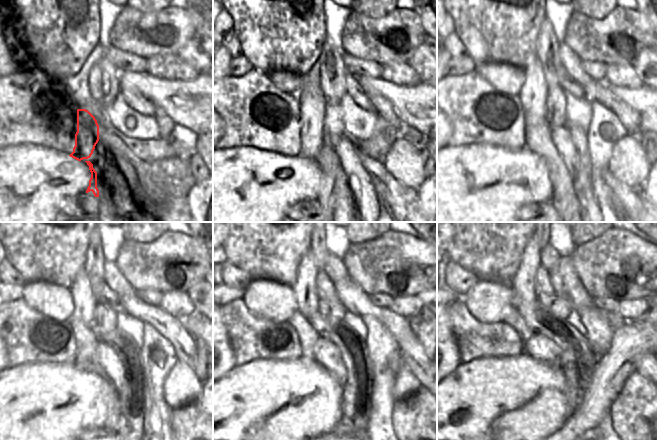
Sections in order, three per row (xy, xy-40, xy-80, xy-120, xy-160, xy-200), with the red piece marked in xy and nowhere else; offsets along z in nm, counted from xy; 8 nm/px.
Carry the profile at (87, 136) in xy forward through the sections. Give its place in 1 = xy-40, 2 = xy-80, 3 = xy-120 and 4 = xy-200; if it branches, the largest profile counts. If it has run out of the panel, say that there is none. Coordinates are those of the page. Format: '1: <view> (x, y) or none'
1: xy-40 (311, 101)
2: xy-80 (533, 95)
3: xy-120 (84, 300)
4: xy-200 (523, 283)

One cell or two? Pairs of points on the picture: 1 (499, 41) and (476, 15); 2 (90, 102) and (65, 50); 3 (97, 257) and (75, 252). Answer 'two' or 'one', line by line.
1: one
2: two
3: two

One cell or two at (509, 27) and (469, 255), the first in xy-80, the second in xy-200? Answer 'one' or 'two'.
one

